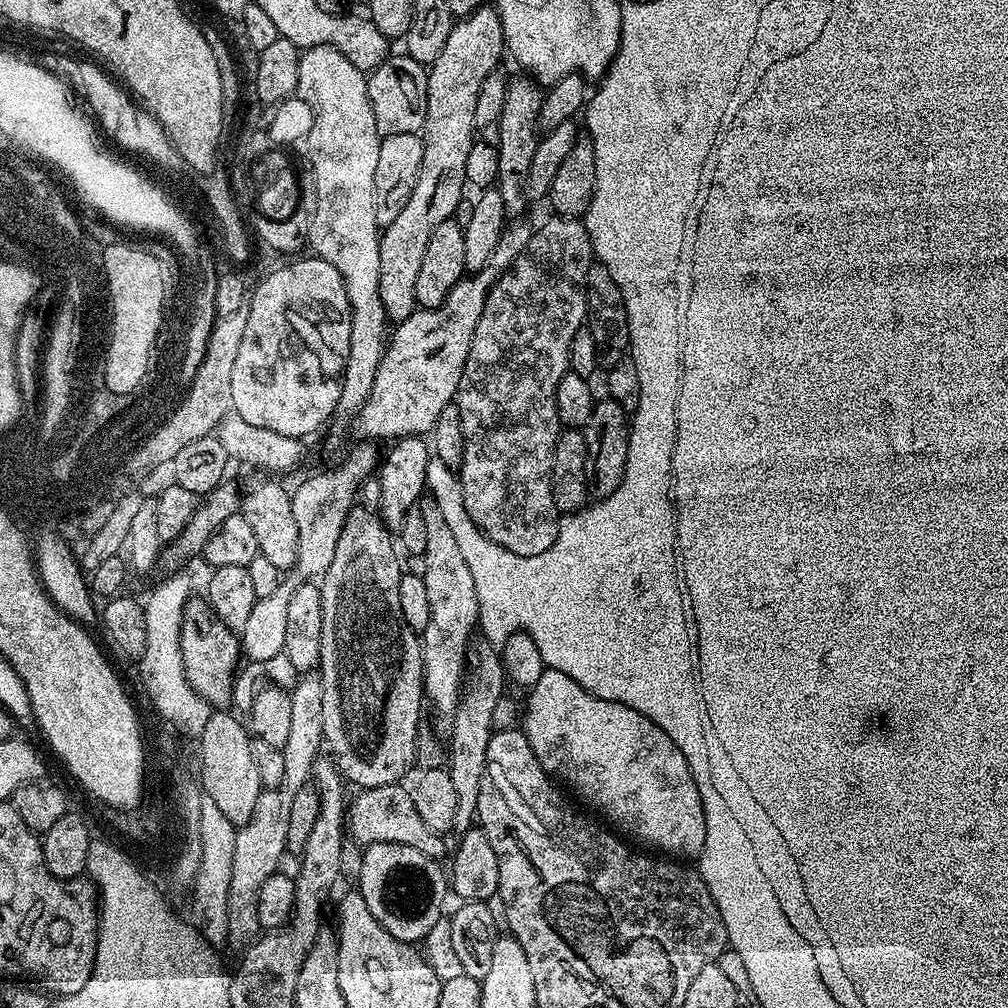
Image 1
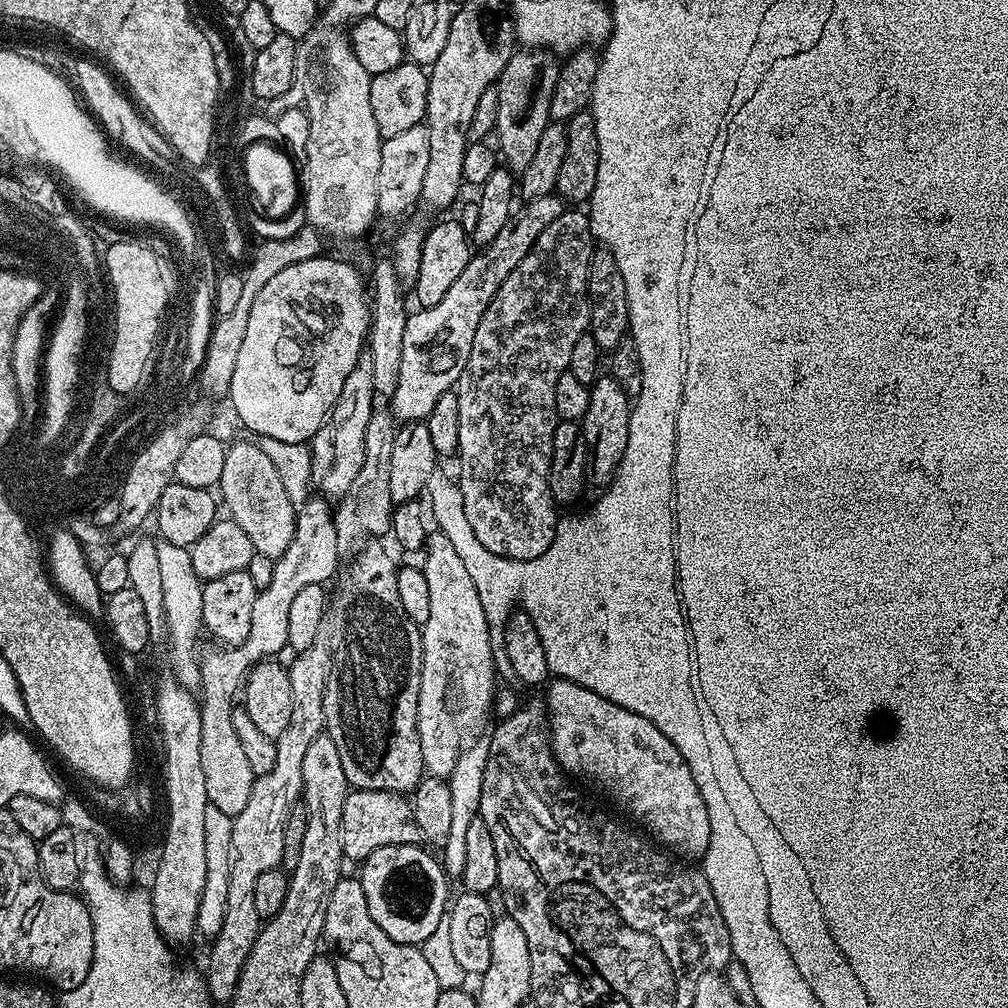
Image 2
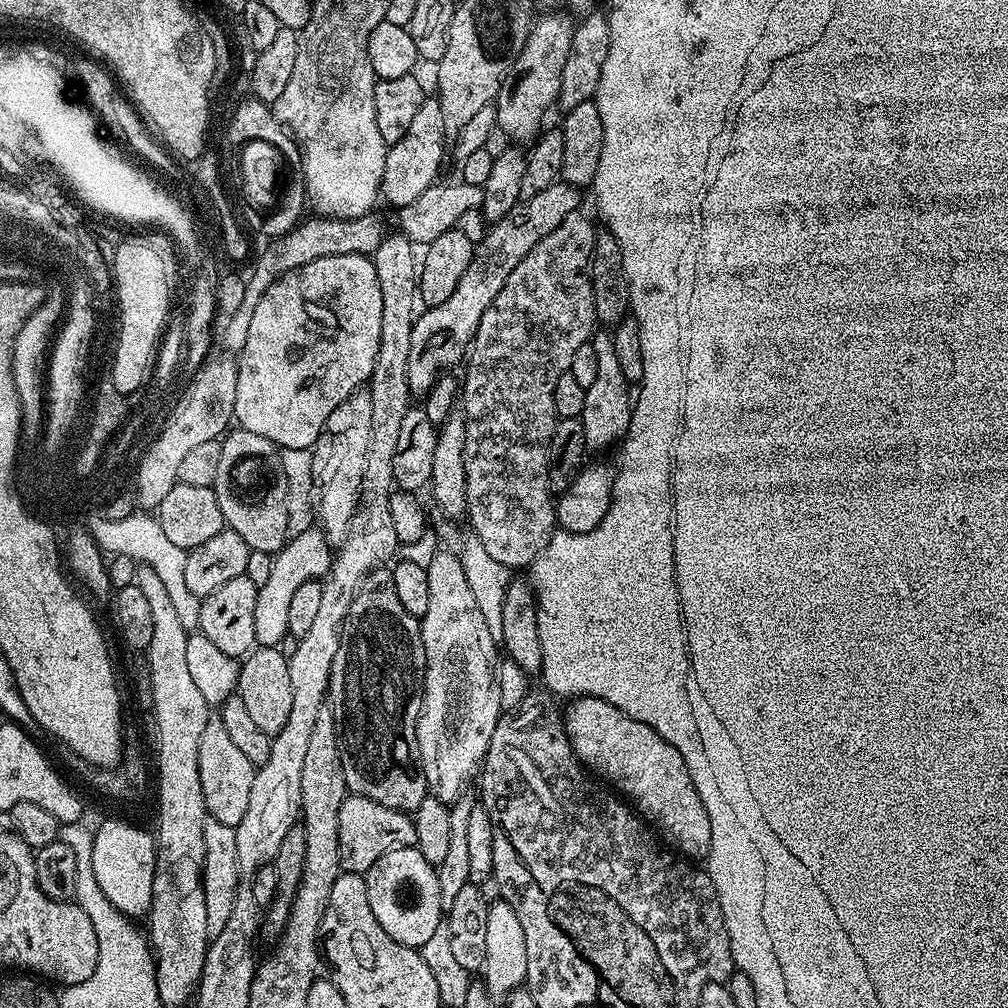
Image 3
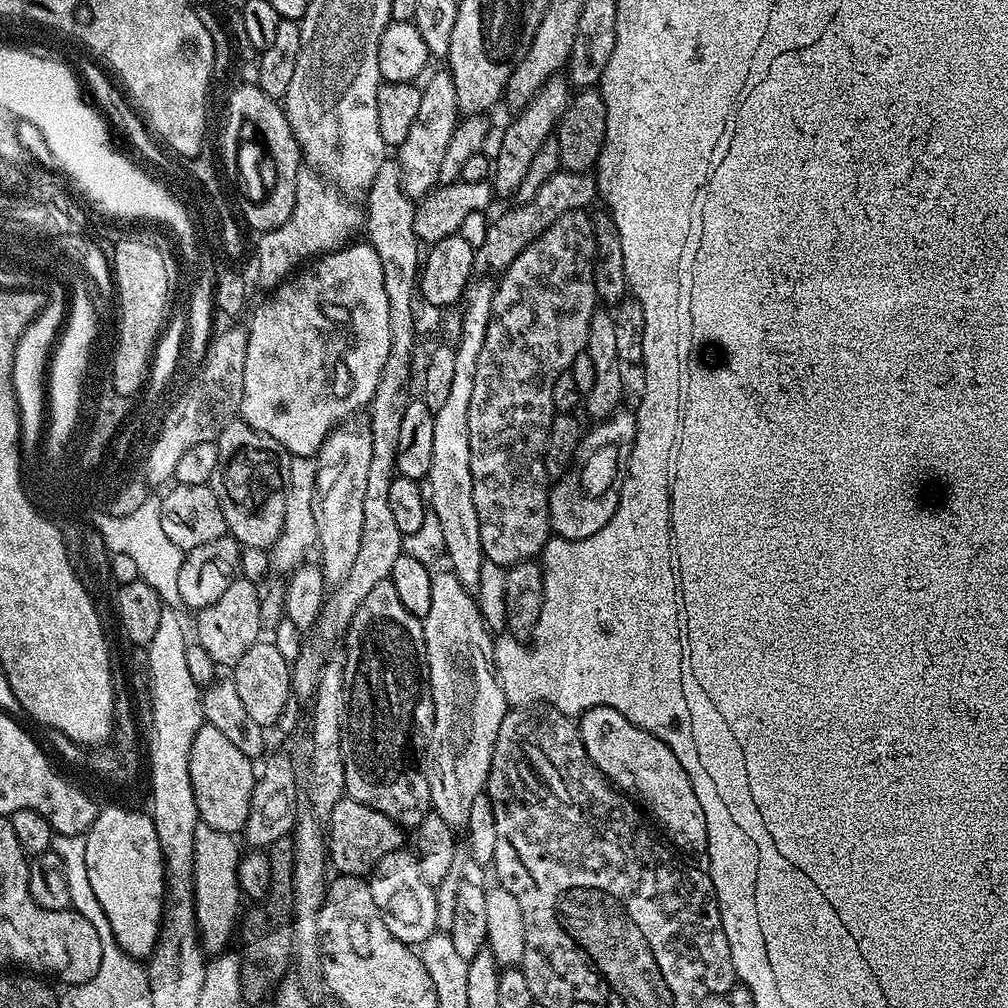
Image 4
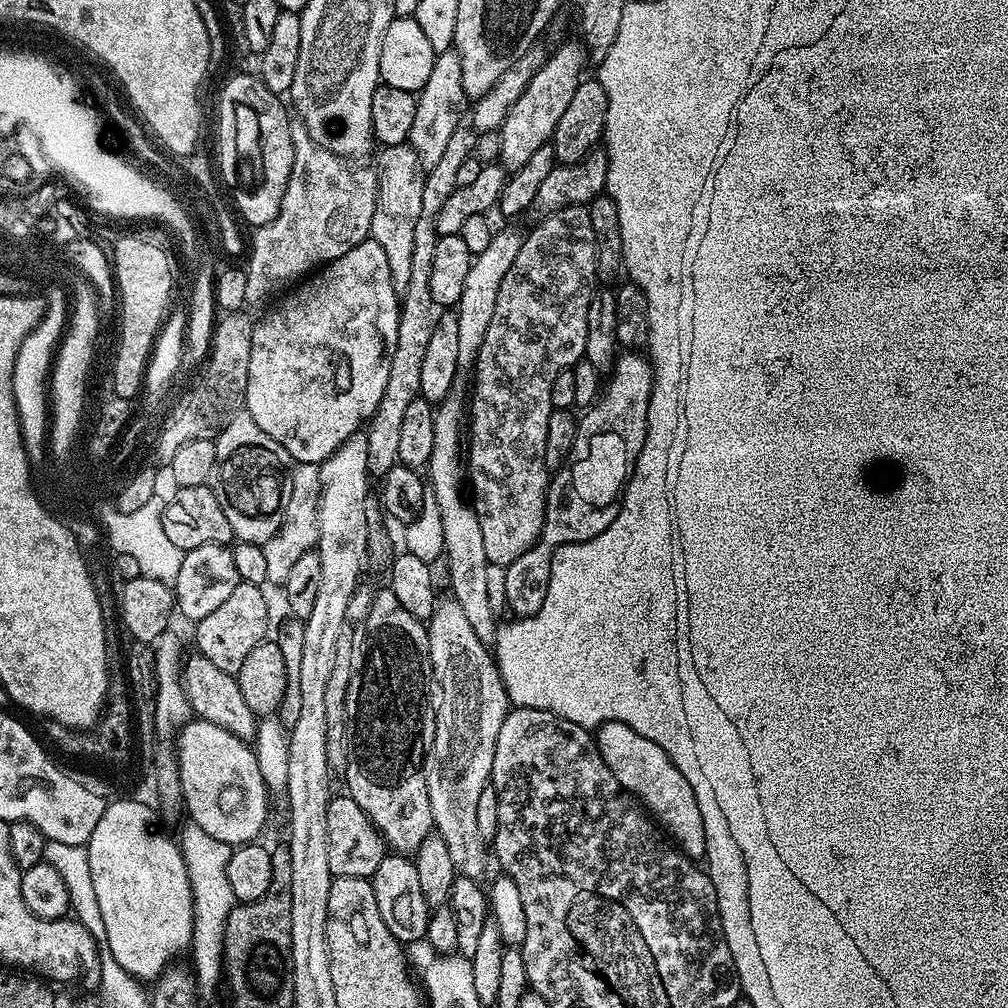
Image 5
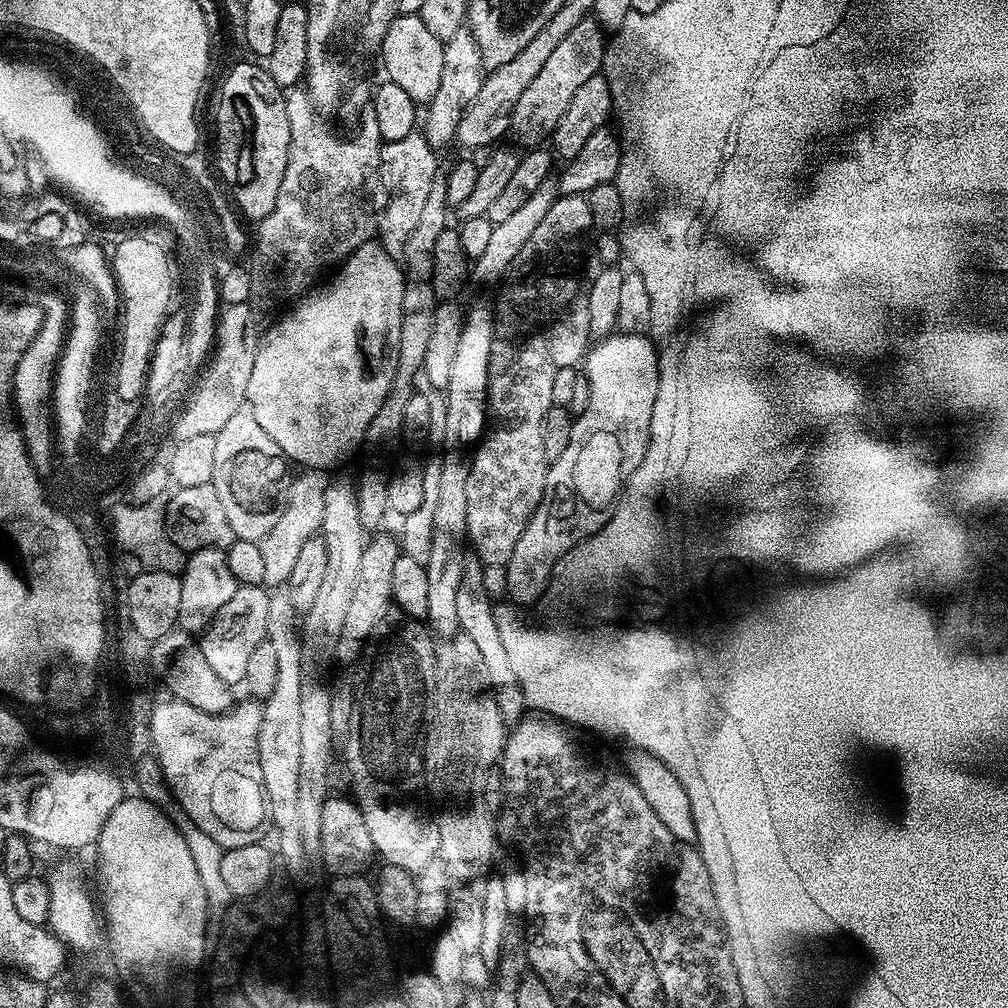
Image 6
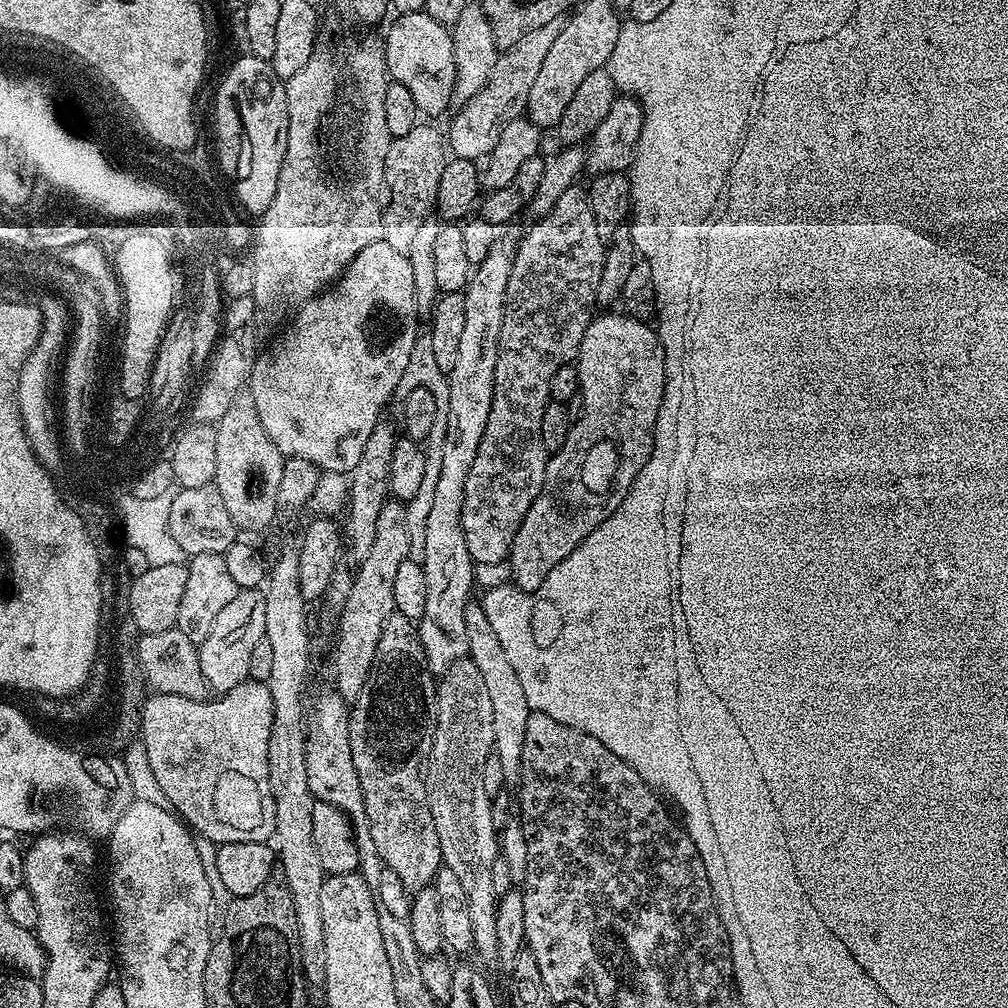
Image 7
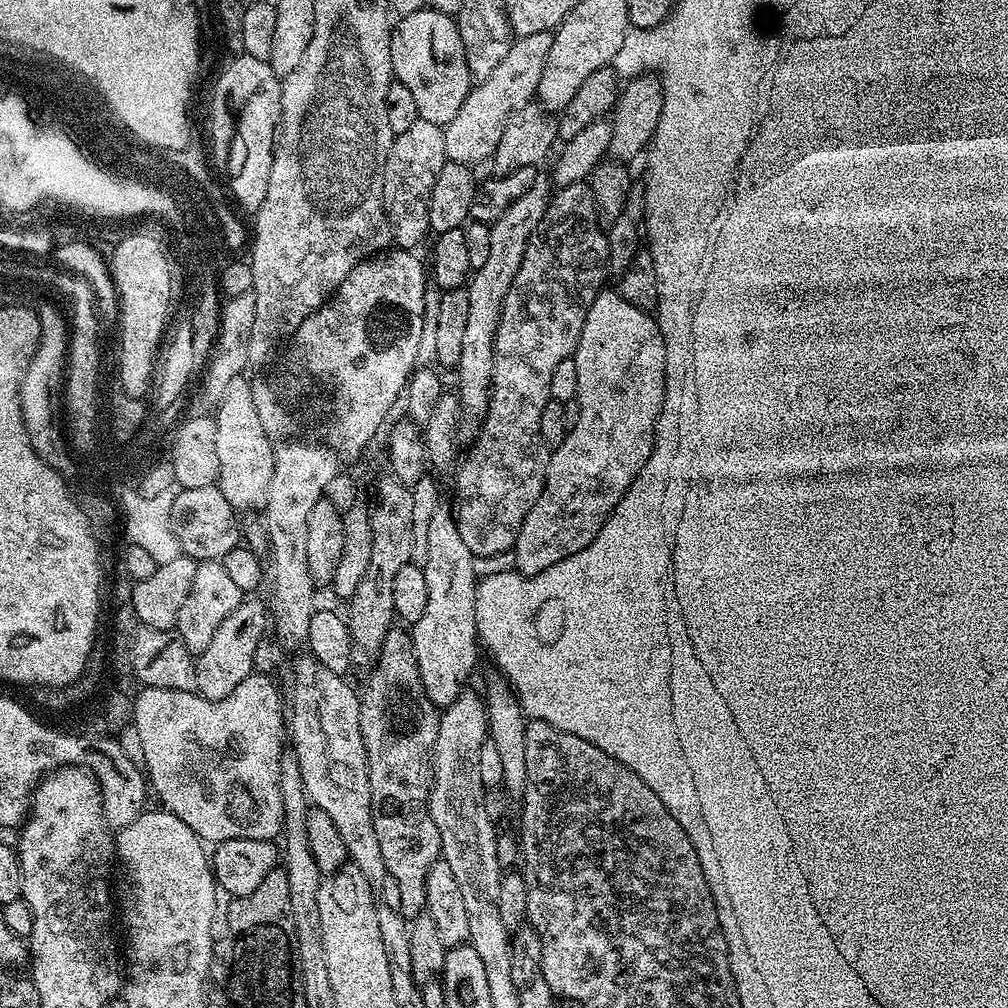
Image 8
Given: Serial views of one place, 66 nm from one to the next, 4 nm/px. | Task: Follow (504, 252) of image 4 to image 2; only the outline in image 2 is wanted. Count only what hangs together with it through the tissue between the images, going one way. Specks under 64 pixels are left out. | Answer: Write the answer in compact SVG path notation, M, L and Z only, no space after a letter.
M544 195L521 203L506 220L501 232L492 242L481 247L466 264L461 276L450 286L446 298L438 306L413 311L402 334L402 362L398 366L398 386L390 397L392 415L400 422L427 421L442 394L453 391L470 358L470 346L474 346L474 334L478 334L478 322L486 314L486 306L498 292L510 271L533 248L542 230L566 210L562 199Z

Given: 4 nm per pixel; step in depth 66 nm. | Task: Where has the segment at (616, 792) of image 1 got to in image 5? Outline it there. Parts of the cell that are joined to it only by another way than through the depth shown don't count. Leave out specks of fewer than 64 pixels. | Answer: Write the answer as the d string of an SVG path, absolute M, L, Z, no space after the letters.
M613 720L601 724L595 729L594 735L598 750L606 766L610 766L614 778L618 778L621 786L640 801L661 829L667 832L668 828L667 835L671 843L689 858L703 857L706 835L697 799L689 782L686 782L686 778L678 767L674 766L662 746L658 746L658 742L650 742L650 738L638 734L630 726Z

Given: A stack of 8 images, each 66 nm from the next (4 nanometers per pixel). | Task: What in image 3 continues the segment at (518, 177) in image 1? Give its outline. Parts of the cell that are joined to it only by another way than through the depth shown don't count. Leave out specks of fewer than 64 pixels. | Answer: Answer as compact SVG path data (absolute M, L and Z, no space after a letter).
M548 10L545 16L535 21L528 31L526 46L522 46L522 54L510 66L504 76L502 86L496 99L496 127L509 136L509 141L535 141L545 127L544 112L548 112L559 101L562 86L562 69L566 66L566 58L570 58L570 42L574 38L576 24L564 17L560 10Z

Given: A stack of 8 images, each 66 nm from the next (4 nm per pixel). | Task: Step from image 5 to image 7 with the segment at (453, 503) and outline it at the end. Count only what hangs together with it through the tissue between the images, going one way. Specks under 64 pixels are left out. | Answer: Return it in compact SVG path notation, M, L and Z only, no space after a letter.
M470 602L466 608L466 636L468 640L469 657L482 672L486 690L489 691L490 704L493 707L494 740L493 753L502 765L503 780L507 787L514 788L521 780L522 748L525 745L526 724L531 716L531 708L523 693L522 682L514 673L514 668L502 649L497 634L487 621L484 607L481 603Z

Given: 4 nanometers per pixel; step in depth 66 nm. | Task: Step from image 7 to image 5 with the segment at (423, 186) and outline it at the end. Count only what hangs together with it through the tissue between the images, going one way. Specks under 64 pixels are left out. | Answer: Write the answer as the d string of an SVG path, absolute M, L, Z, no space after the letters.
M389 144L375 153L374 167L378 173L376 181L376 209L370 239L378 242L386 253L390 265L390 276L394 278L394 290L403 294L410 283L410 265L414 254L414 226L422 214L422 186L426 169L420 165L418 154L412 145Z

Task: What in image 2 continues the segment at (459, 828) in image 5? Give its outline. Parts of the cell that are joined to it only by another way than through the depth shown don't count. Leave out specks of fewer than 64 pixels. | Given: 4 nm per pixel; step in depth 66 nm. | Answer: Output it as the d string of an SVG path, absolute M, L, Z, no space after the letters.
M437 530L429 531L428 534L428 543L424 548L424 552L426 554L426 564L424 568L424 573L426 574L426 586L430 590L430 618L426 618L426 622L422 625L422 635L424 637L424 649L422 650L422 666L424 669L422 670L422 678L420 679L420 689L418 690L418 722L416 725L418 726L418 734L420 735L420 745L422 746L422 762L424 763L425 773L429 776L438 776L441 778L447 778L452 775L452 771L454 770L454 762L458 762L458 758L460 757L460 751L464 749L464 747L481 731L480 728L484 723L488 720L488 712L490 716L490 709L494 704L494 697L497 695L498 691L498 683L496 684L496 660L492 657L492 637L494 637L494 632L489 628L489 624L487 622L486 613L482 610L481 599L478 598L477 587L474 586L474 581L470 578L470 574L465 569L465 564L462 563L462 558L460 555L457 555L457 551L454 550L453 543L450 542L450 538L446 538L446 534L444 532L439 532Z

